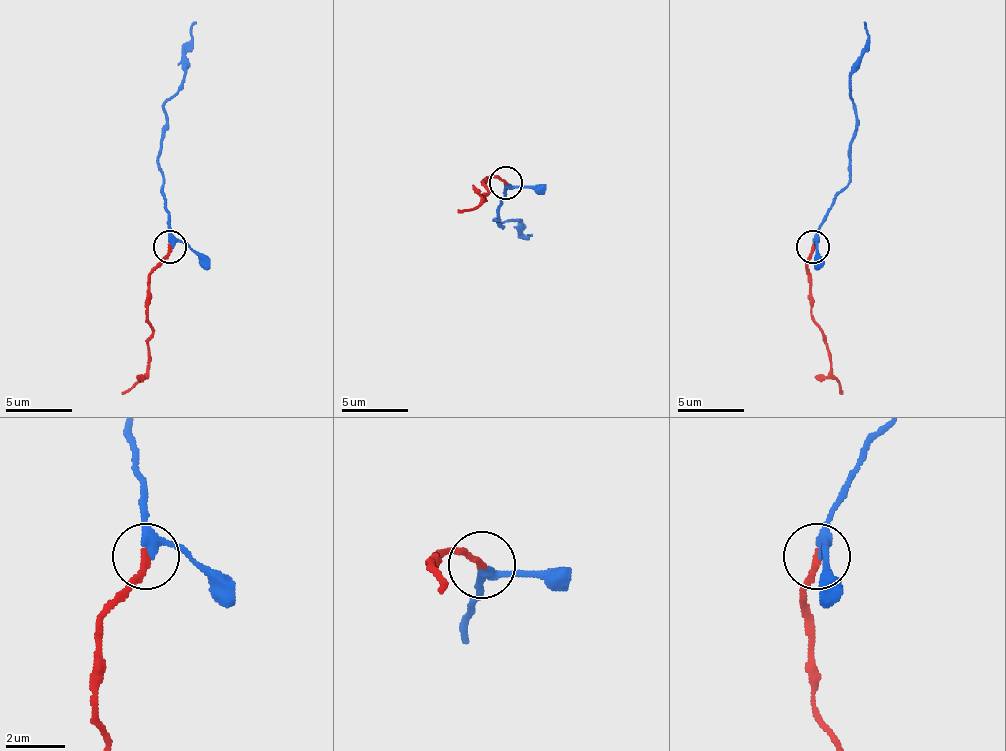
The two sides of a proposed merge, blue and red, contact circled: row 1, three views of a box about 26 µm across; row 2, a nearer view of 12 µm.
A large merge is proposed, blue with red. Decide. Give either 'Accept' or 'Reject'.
Accept

